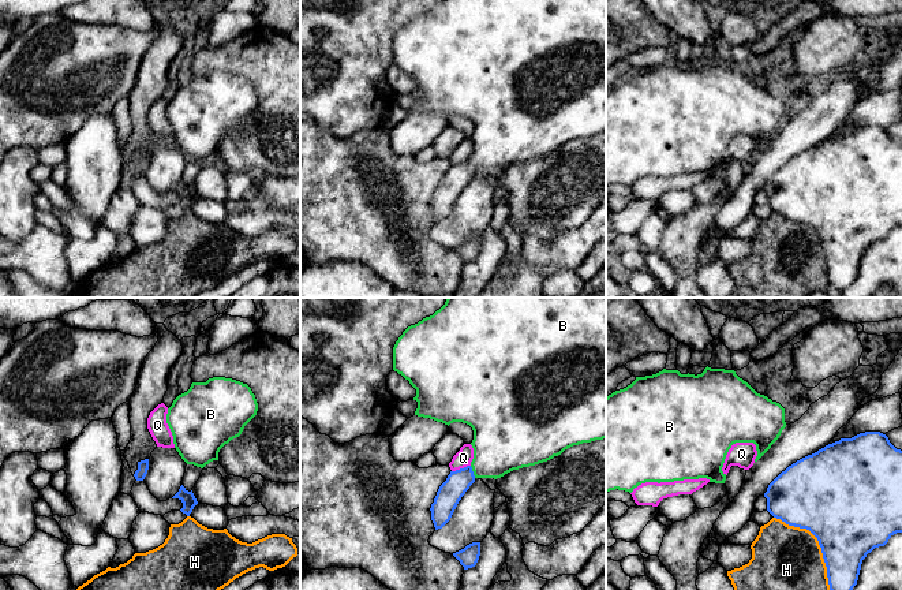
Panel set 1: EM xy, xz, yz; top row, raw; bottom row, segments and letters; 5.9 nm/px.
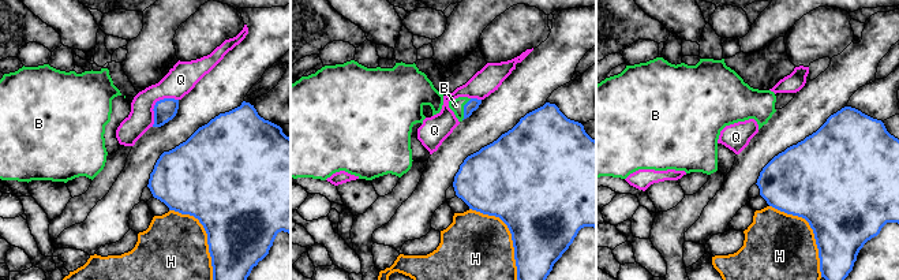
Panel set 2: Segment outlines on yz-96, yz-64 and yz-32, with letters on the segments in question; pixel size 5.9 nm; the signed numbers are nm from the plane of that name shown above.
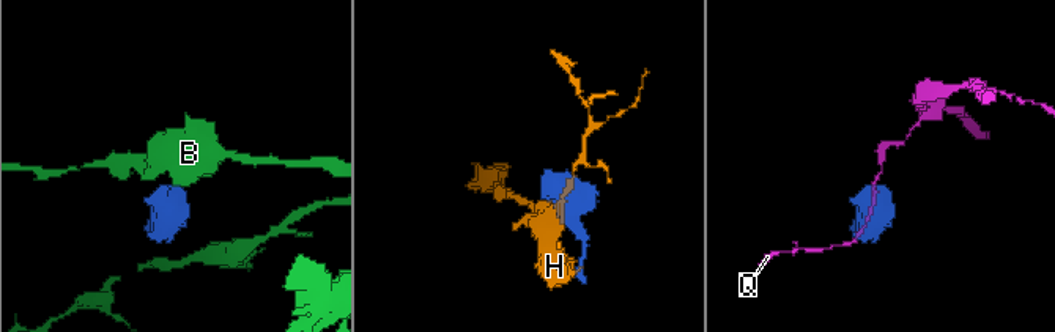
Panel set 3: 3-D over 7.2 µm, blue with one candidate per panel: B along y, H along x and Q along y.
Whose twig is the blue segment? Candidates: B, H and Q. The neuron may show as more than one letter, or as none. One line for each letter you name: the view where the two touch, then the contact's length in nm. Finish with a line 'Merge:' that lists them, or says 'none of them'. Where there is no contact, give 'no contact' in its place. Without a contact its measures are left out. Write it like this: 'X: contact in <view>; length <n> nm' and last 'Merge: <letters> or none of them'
B: contact in xz; length 80 nm
Merge: B

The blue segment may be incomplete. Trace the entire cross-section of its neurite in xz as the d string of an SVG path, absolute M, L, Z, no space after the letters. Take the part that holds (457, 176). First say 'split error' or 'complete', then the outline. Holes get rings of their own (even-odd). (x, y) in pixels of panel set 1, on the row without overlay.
split error; M442 0L433 10L403 26L393 41L393 64L416 83L413 94L418 96L418 102L415 109L448 120L453 116L463 116L474 124L471 158L450 165L431 198L431 214L435 224L442 223L450 214L459 195L476 172L497 173L513 164L547 156L573 139L606 132L606 0Z

